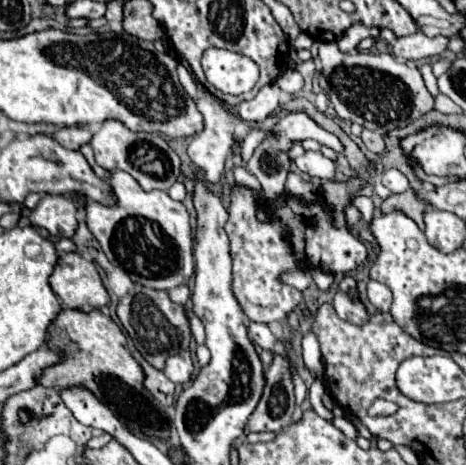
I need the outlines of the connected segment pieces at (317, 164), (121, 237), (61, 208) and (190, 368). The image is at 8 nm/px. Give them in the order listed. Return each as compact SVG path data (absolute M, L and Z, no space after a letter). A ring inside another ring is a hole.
M306 151L302 157L294 159L300 171L308 173L310 177L320 179L334 179L334 161L322 155L320 151Z
M112 171L110 185L118 197L116 207L104 207L100 203L86 205L86 221L94 237L100 241L102 251L112 265L128 271L130 279L152 289L174 289L178 285L188 285L188 279L194 275L194 255L192 255L192 227L190 215L184 203L174 201L166 191L144 191L134 177L124 171Z
M44 195L38 207L30 213L30 221L54 237L72 239L78 229L78 209L74 201L62 195Z
M182 351L182 353L174 355L174 357L170 357L170 361L166 361L164 375L172 383L188 383L192 373L194 373L194 365L192 365L192 359L190 359L188 351Z

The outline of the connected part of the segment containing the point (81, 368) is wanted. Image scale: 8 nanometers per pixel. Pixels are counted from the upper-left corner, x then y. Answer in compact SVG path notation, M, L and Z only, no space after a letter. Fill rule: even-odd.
M70 307L62 309L48 327L46 347L50 351L58 351L60 361L46 367L36 377L38 385L56 389L86 385L102 401L106 401L106 405L110 405L110 409L114 409L114 413L118 413L118 417L122 417L122 421L126 421L126 425L130 425L134 433L150 437L168 435L168 419L164 411L158 411L156 401L142 387L142 367L130 355L126 347L126 337L122 335L120 327L102 311L94 309L90 313L84 313L80 309Z

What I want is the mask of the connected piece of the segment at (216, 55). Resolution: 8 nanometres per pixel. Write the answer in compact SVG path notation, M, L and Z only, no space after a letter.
M206 49L202 55L202 69L206 73L206 79L216 89L228 95L252 91L252 87L258 81L258 65L250 57L228 49Z

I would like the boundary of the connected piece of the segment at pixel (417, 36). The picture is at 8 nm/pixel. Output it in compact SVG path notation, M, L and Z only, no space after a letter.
M422 31L408 35L408 37L400 37L394 45L392 45L392 53L398 59L406 59L406 61L418 61L418 59L430 59L436 55L442 55L448 47L450 37L438 35L438 37L426 37Z

